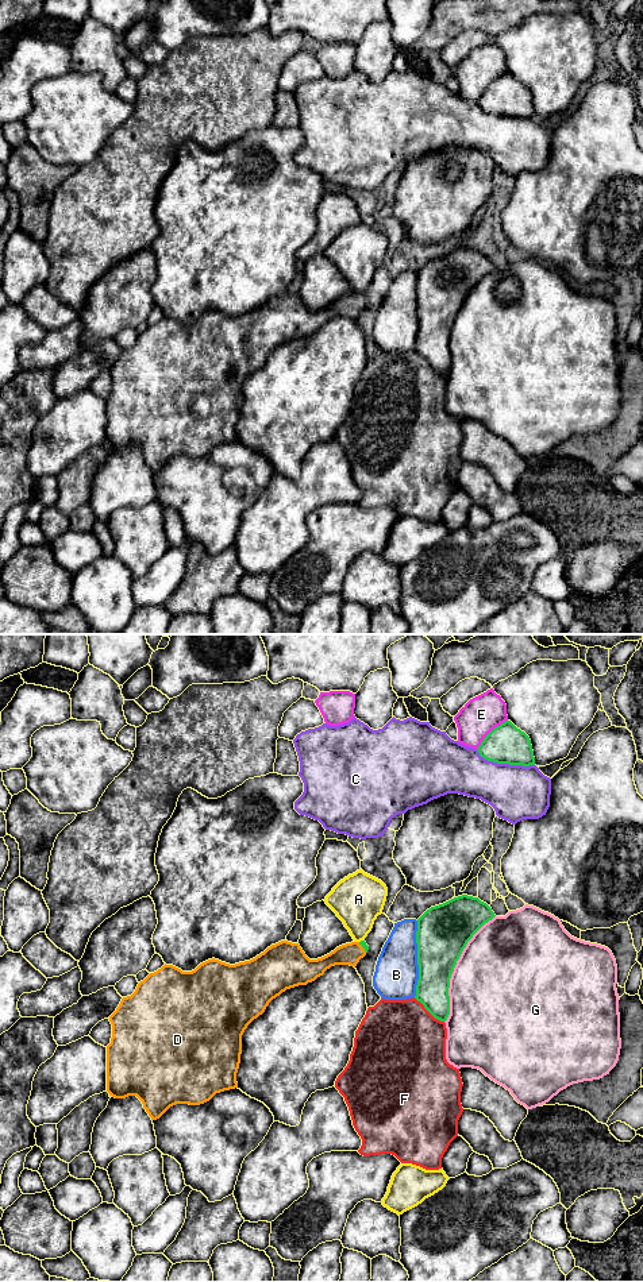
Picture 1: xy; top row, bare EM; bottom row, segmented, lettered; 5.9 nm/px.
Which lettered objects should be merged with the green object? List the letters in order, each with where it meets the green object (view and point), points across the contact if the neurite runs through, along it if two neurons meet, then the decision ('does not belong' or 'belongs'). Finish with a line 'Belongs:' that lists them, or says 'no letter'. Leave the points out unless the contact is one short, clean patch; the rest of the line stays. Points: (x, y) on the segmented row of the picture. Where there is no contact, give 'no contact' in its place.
A: contact xy (361, 941); does not belong
B: contact xy (418, 958); does not belong
C: contact xy (504, 763); does not belong
D: contact xy (362, 946); way xy (365, 946), (362, 946), (350, 954); belongs
E: contact xy (489, 733); does not belong
F: contact xy (428, 1011); does not belong
G: contact xy (454, 966); does not belong
Belongs: D

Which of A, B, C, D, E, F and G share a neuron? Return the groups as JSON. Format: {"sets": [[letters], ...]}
{"sets": [["A"], ["B"], ["C"], ["D"], ["E"], ["F"], ["G"]]}

